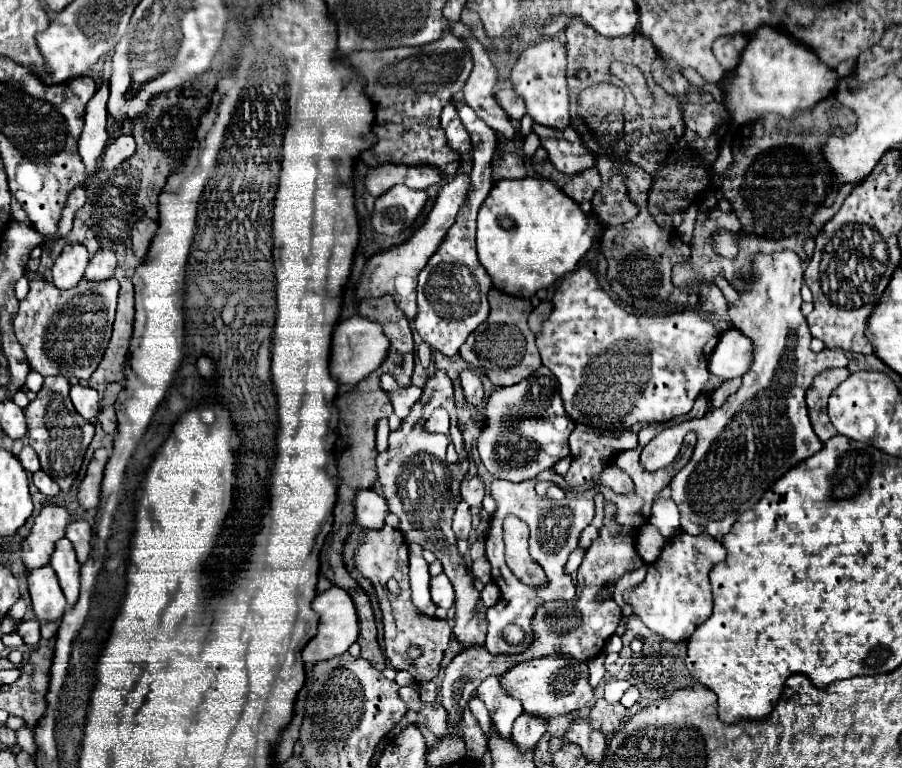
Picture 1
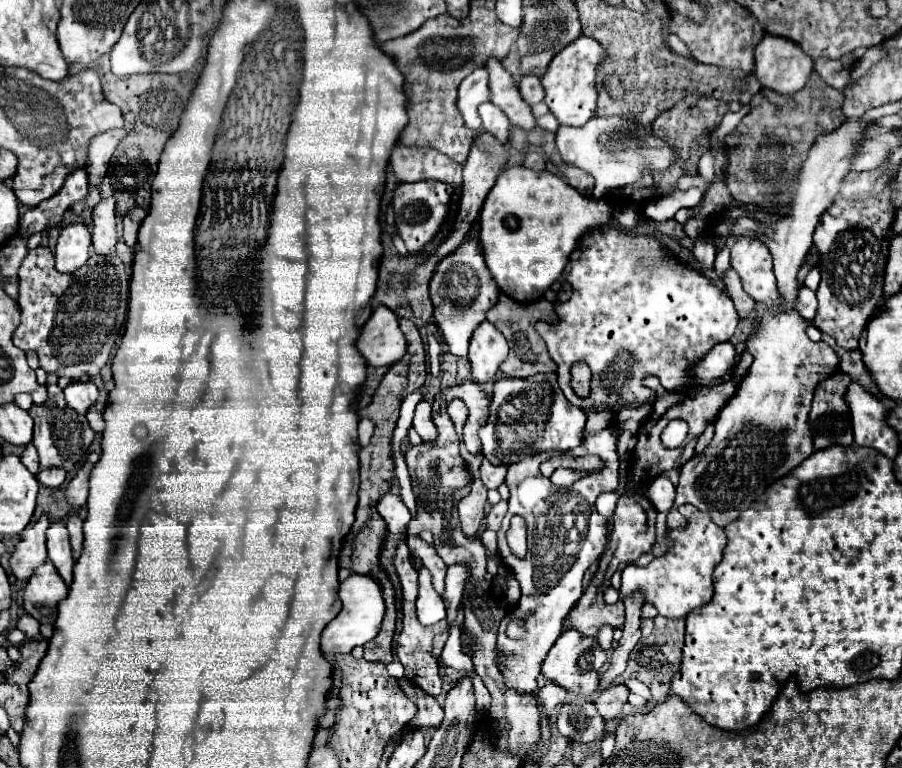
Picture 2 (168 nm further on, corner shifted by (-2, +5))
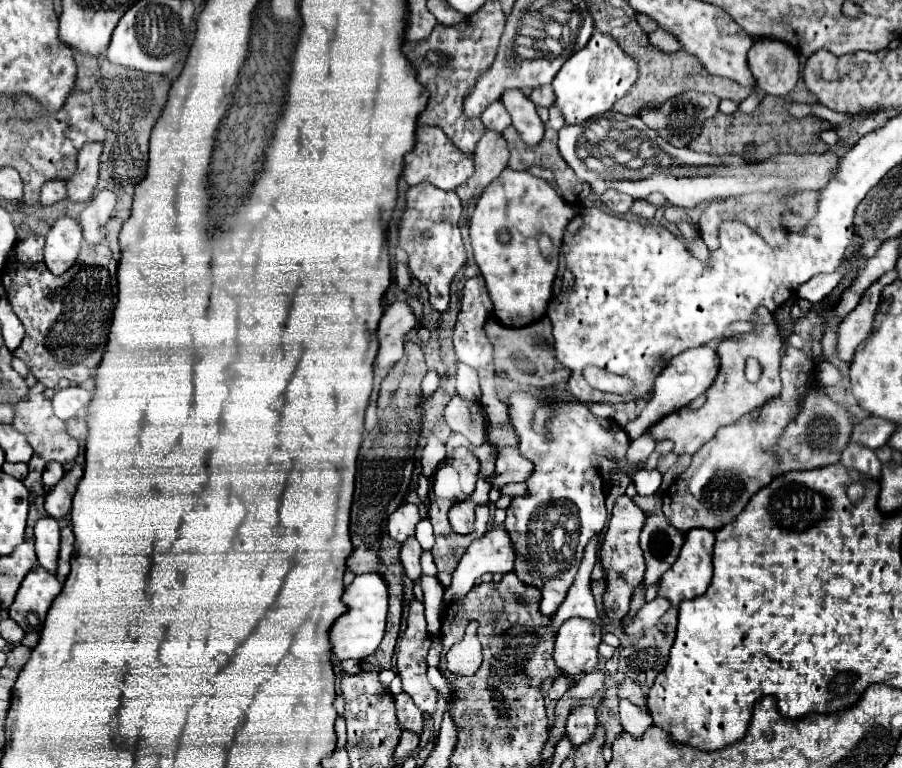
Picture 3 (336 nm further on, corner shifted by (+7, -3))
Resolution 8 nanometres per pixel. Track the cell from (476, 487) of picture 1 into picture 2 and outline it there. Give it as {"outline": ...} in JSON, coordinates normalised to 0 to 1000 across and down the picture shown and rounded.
{"outline":[[[539,596],[534,599],[534,604],[532,604],[532,625],[541,638],[552,635],[559,628],[559,617],[561,617],[561,607],[545,607]]]}

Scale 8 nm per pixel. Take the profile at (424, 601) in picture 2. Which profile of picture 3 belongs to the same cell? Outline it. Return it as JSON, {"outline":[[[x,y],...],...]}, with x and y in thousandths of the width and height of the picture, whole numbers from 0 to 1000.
{"outline":[[[467,750],[467,766],[471,776],[471,805],[473,805],[473,823],[478,831],[487,831],[487,815],[489,815],[489,792],[491,792],[491,771],[493,766],[489,758],[480,750]]]}

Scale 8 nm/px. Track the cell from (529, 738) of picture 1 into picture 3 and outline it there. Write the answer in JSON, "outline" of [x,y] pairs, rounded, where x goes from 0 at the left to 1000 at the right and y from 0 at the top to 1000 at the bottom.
{"outline":[[[620,880],[620,883],[613,888],[611,898],[609,898],[609,909],[611,909],[611,911],[620,911],[620,909],[622,909],[635,891],[637,891],[637,883]]]}

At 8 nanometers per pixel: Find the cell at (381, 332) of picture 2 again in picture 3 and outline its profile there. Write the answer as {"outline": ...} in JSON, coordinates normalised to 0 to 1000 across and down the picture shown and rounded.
{"outline":[[[438,393],[433,396],[422,419],[420,419],[420,461],[416,466],[416,477],[422,479],[433,479],[438,477],[445,464],[447,464],[447,448],[449,448],[449,435],[462,427],[462,414],[451,393]]]}

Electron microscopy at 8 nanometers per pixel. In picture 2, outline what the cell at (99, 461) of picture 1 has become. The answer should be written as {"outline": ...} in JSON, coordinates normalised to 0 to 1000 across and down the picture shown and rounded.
{"outline":[[[102,589],[95,599],[95,604],[84,615],[84,620],[78,625],[75,635],[73,635],[73,651],[78,654],[78,659],[82,661],[93,661],[95,651],[98,651],[98,625],[100,625],[100,615],[104,609],[104,604],[111,599],[109,589]]]}

